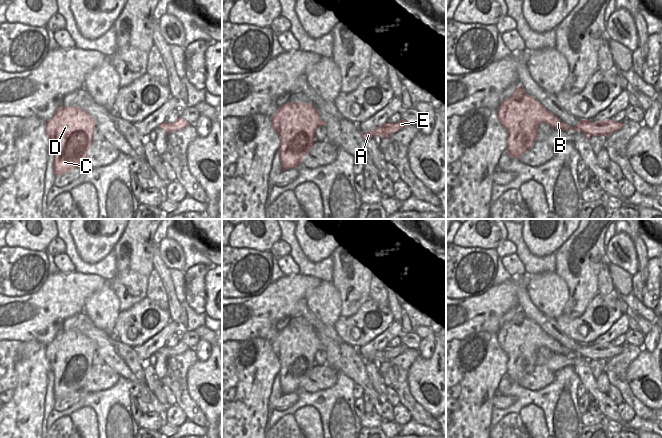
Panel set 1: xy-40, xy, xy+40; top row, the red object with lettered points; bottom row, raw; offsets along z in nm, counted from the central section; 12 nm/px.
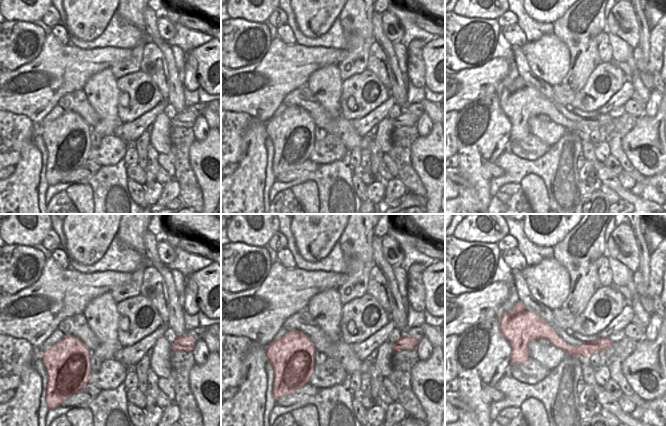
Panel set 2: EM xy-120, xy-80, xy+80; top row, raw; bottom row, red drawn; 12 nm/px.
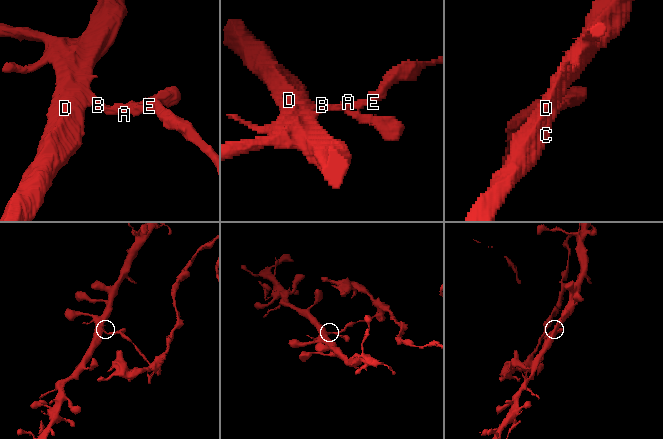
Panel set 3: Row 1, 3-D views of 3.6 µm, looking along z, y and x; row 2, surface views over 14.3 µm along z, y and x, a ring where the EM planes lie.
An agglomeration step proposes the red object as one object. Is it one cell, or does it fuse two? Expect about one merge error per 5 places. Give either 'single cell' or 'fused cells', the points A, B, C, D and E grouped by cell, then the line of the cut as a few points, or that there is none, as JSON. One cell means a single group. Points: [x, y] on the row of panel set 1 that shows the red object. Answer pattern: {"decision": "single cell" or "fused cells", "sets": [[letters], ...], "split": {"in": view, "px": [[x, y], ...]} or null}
{"decision": "fused cells", "sets": [["A", "B", "C", "D"], ["E"]], "split": {"in": "xy+40", "px": [[610, 120], [602, 127], [603, 134]]}}

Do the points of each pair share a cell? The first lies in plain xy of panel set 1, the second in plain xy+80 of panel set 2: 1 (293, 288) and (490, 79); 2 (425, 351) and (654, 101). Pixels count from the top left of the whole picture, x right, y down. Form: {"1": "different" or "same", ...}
{"1": "same", "2": "same"}

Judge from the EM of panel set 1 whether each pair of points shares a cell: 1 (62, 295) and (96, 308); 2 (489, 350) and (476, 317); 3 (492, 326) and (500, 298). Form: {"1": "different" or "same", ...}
{"1": "different", "2": "different", "3": "same"}

